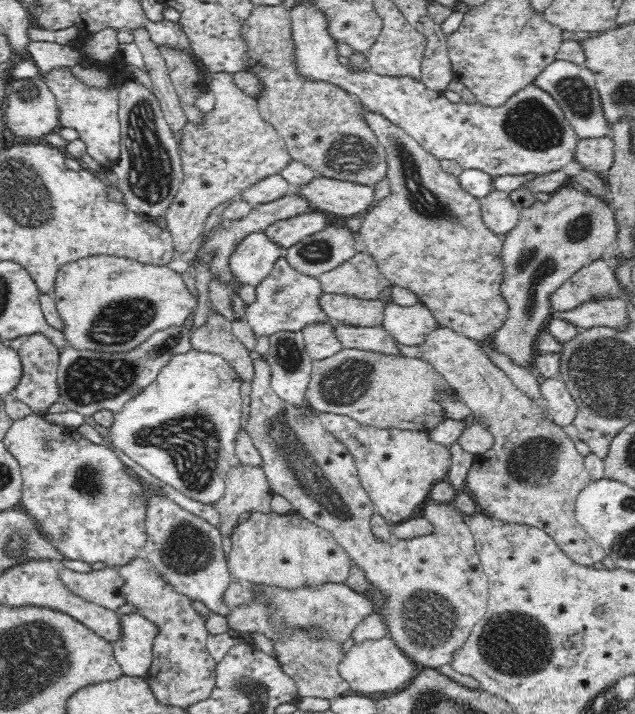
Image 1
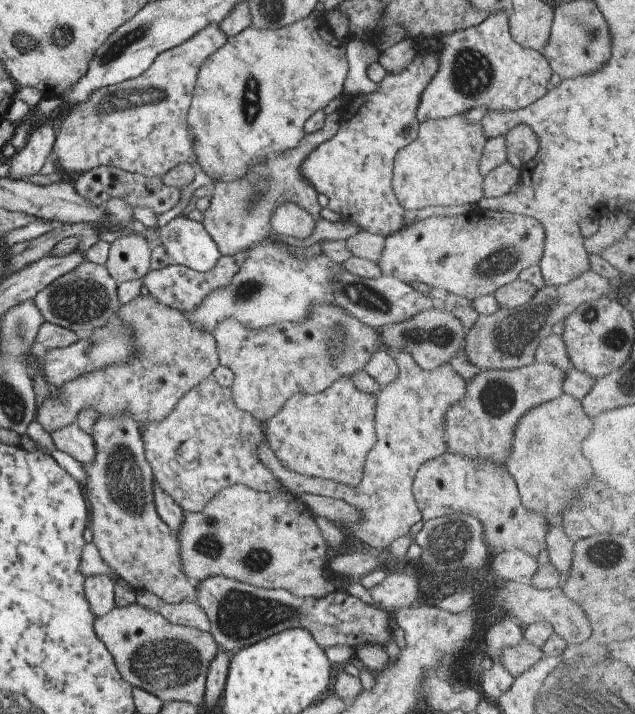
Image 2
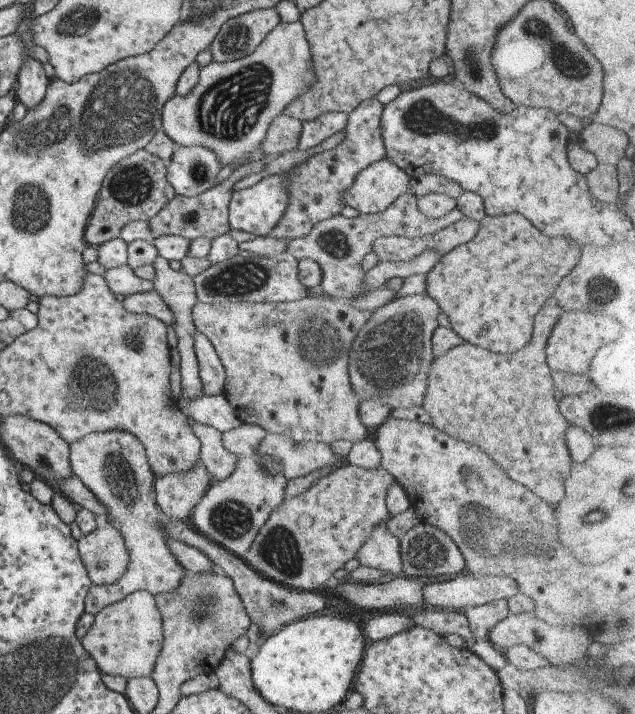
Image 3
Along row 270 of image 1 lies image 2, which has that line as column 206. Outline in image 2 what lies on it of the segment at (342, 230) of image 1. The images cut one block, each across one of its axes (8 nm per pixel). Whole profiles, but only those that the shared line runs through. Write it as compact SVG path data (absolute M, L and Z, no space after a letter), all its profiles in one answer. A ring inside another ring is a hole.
M265 238L263 239L260 243L255 243L253 246L251 246L251 248L249 248L249 250L247 250L245 258L243 259L243 262L240 264L239 270L237 270L237 272L233 275L233 278L231 278L230 282L227 283L225 286L221 287L220 289L215 289L213 292L210 292L205 298L204 298L204 302L202 301L202 303L194 310L191 311L190 313L181 313L181 316L178 315L178 313L175 313L178 318L180 319L180 321L184 321L184 322L189 322L192 324L192 327L197 327L198 329L203 329L204 331L209 331L209 332L213 332L214 330L214 326L219 324L220 320L226 319L226 318L232 318L235 320L238 320L244 327L251 327L252 330L259 330L261 327L269 327L271 325L280 323L280 322L297 322L300 321L301 319L304 319L307 315L310 315L310 308L315 304L315 303L325 303L326 305L335 305L337 306L336 303L332 302L332 284L334 283L334 280L336 279L336 276L341 272L341 271L345 271L342 268L342 264L341 263L337 263L335 262L335 260L332 260L331 258L327 257L325 253L321 253L319 255L317 255L315 258L311 257L310 259L307 259L307 261L303 262L303 261L299 261L299 260L294 260L293 258L291 258L291 256L289 256L289 254L287 254L285 252L287 245L284 245L283 243L278 243L278 242L273 242L272 240L269 240L269 238Z

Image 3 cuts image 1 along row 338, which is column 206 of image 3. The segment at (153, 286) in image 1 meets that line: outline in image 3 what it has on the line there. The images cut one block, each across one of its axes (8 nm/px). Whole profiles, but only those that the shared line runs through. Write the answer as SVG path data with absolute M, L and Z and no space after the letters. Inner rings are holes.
M299 21L287 23L278 23L275 28L270 32L267 32L267 35L261 40L261 43L247 56L243 58L232 59L228 62L209 62L206 66L203 66L199 70L198 82L191 88L191 92L187 92L185 96L177 96L173 94L169 100L164 103L161 112L161 126L160 129L162 132L171 140L175 146L183 148L191 148L191 146L201 146L201 148L207 148L211 154L217 160L219 168L224 166L231 166L232 170L248 164L251 162L249 156L251 156L254 150L261 150L263 138L267 136L267 128L271 124L271 120L275 119L277 116L281 115L283 108L287 108L287 104L291 104L299 94L307 92L307 88L311 88L315 84L315 74L313 74L313 66L311 66L311 52L309 46L307 45L307 40L305 39L305 32L303 31L303 26Z

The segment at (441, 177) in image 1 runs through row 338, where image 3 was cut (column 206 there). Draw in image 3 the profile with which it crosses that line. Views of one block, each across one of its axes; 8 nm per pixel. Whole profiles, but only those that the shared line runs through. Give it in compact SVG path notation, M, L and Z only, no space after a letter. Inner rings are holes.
M197 458L187 472L154 478L155 505L162 517L181 521L191 515L195 504L203 498L211 482L211 474L207 474L201 458Z

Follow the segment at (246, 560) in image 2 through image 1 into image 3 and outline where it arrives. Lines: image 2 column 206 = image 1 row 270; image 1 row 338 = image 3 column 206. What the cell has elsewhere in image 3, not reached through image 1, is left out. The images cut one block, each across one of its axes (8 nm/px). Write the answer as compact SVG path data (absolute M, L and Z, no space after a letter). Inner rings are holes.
M241 423L240 426L222 434L221 444L237 456L237 464L228 478L211 482L190 515L198 533L239 559L249 550L253 538L271 512L284 500L283 490L287 480L282 474L265 472L261 468L259 456L255 456L255 448L266 434L259 426L248 423Z

